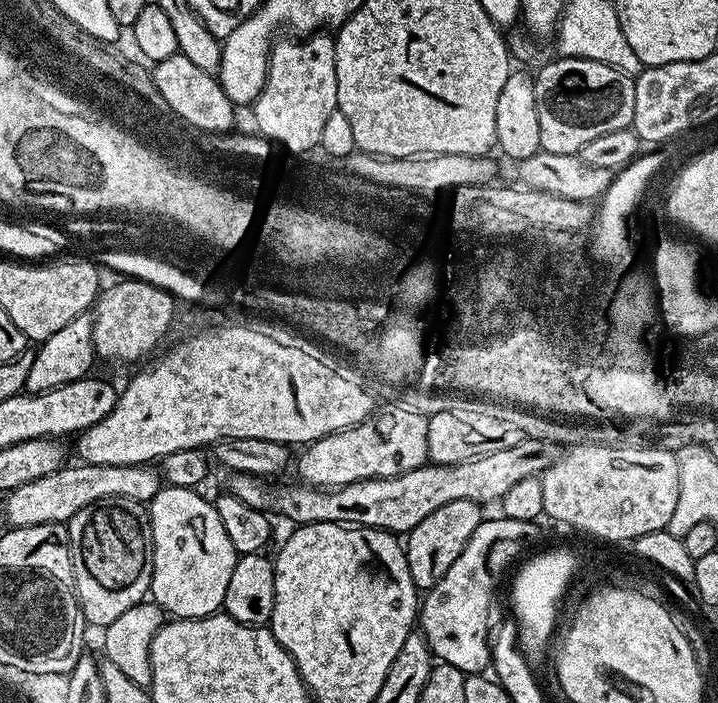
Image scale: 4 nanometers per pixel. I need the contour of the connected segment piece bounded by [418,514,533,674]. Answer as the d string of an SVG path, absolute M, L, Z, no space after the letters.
M503 514L497 517L497 520L481 519L478 530L470 534L458 558L450 562L450 570L442 574L433 588L423 593L422 603L418 608L418 628L433 657L439 663L454 666L465 674L487 673L492 663L489 627L493 619L492 595L496 592L492 568L488 565L492 548L499 544L508 544L509 550L520 556L528 544L528 535L533 528L526 520L515 520Z

